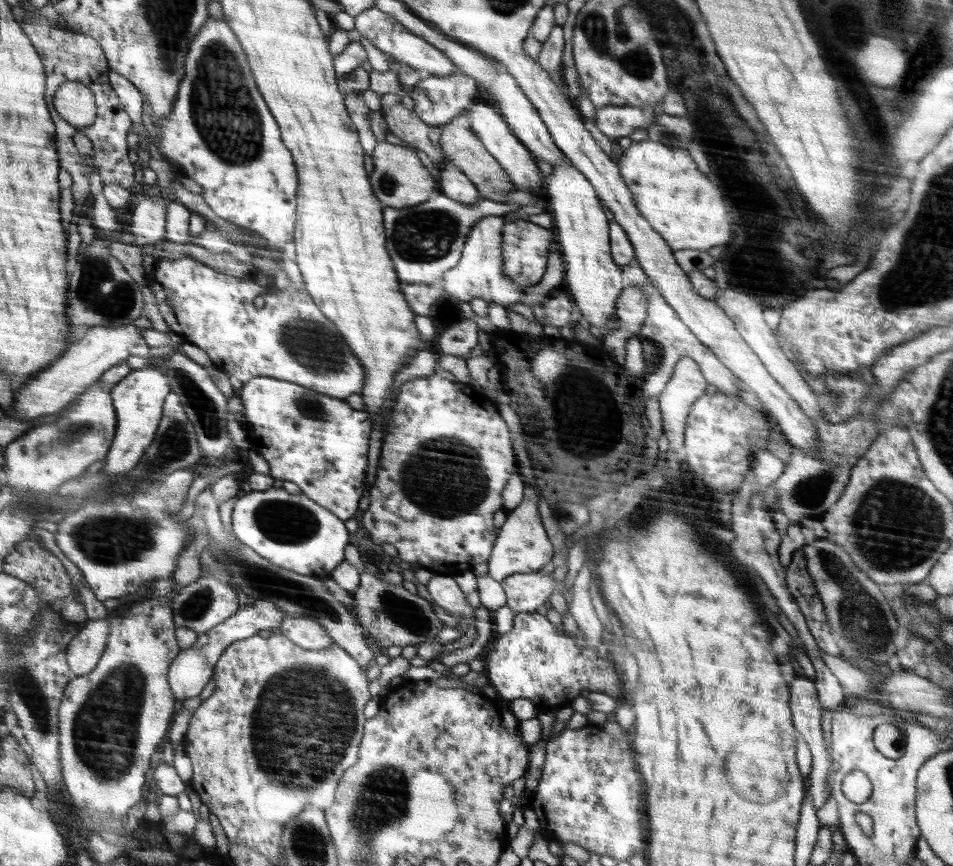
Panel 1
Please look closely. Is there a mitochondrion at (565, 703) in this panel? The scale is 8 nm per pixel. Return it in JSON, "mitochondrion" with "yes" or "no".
{"mitochondrion":"no"}

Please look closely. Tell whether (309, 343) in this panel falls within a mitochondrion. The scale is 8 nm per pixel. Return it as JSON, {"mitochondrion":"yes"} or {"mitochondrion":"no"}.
{"mitochondrion":"yes"}

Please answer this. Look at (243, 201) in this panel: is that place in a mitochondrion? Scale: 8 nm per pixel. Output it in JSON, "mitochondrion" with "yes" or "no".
{"mitochondrion":"no"}

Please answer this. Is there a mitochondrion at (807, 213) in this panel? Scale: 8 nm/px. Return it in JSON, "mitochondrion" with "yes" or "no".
{"mitochondrion":"no"}

